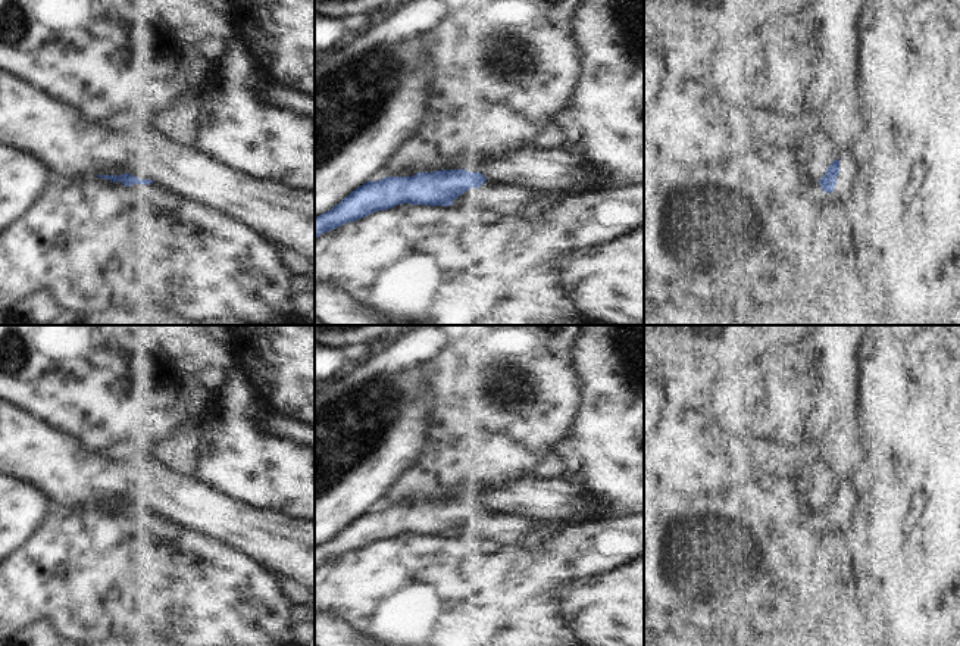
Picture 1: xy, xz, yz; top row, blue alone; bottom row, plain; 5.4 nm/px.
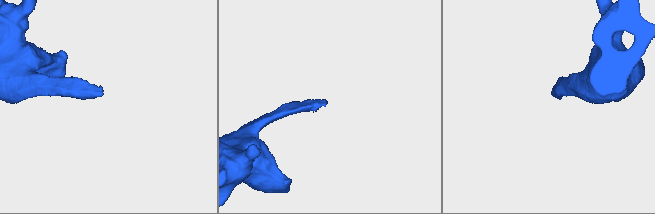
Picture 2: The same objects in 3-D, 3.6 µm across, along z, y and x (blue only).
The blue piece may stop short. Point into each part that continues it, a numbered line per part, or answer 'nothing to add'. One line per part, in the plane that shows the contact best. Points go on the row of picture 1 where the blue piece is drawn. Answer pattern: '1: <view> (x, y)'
1: xz (509, 200)

